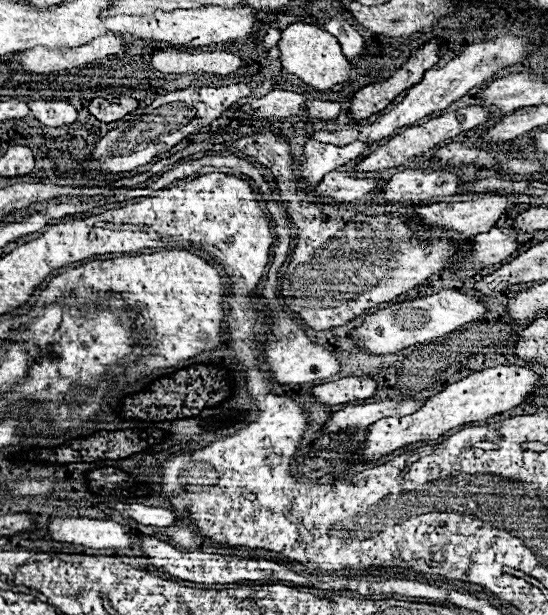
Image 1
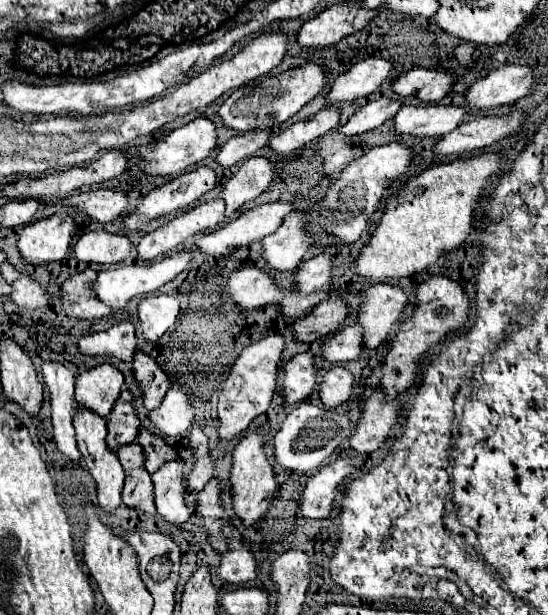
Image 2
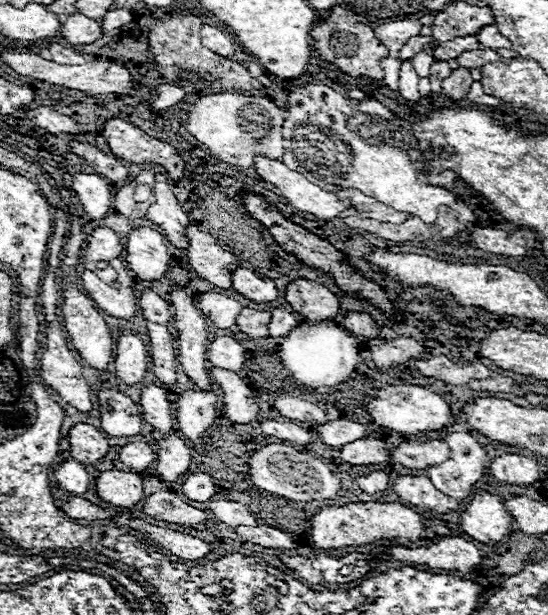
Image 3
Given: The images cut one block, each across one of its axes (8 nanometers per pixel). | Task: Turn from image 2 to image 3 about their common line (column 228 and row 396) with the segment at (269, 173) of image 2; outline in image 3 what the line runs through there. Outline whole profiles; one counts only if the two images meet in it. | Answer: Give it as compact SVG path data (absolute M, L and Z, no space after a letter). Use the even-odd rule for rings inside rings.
M186 390L176 398L176 420L180 432L194 444L216 420L216 396L202 390Z

